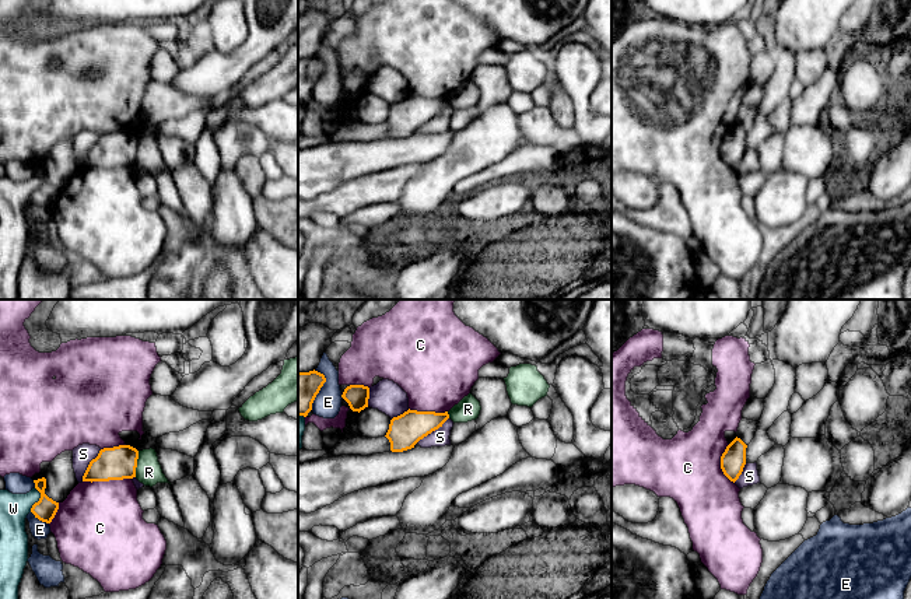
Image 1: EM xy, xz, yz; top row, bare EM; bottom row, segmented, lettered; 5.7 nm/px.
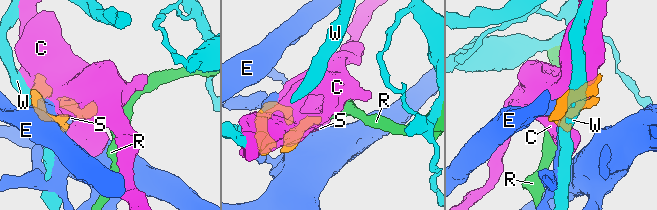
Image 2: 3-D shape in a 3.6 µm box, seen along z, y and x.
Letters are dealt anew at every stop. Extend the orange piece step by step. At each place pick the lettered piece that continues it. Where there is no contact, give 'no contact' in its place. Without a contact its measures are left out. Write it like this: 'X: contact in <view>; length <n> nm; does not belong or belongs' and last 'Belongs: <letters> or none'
C: contact in xy; length 280 nm; does not belong
E: contact in xy; length 130 nm; does not belong
R: contact in xy; length 150 nm; does not belong
S: contact in xz; length 240 nm; does not belong
W: contact in xy; length 150 nm; does not belong
Belongs: none

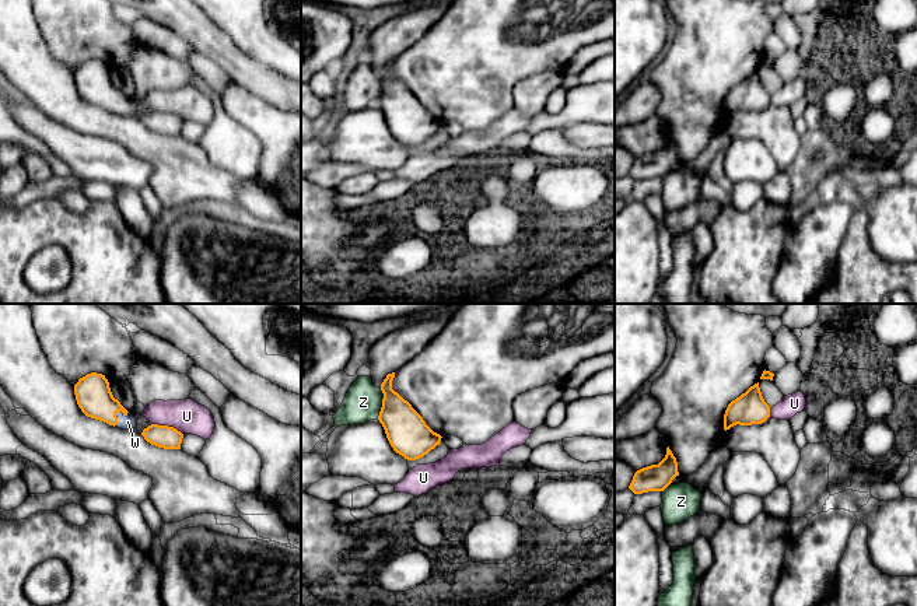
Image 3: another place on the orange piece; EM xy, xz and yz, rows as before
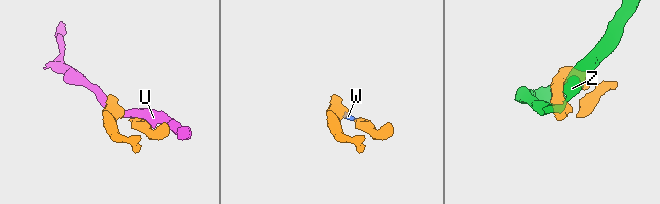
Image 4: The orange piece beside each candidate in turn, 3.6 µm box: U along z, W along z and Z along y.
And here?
U: contact in xy; length 200 nm; does not belong
W: contact in xy; length 130 nm; belongs
Z: contact in xz; length 120 nm; does not belong
Belongs: W

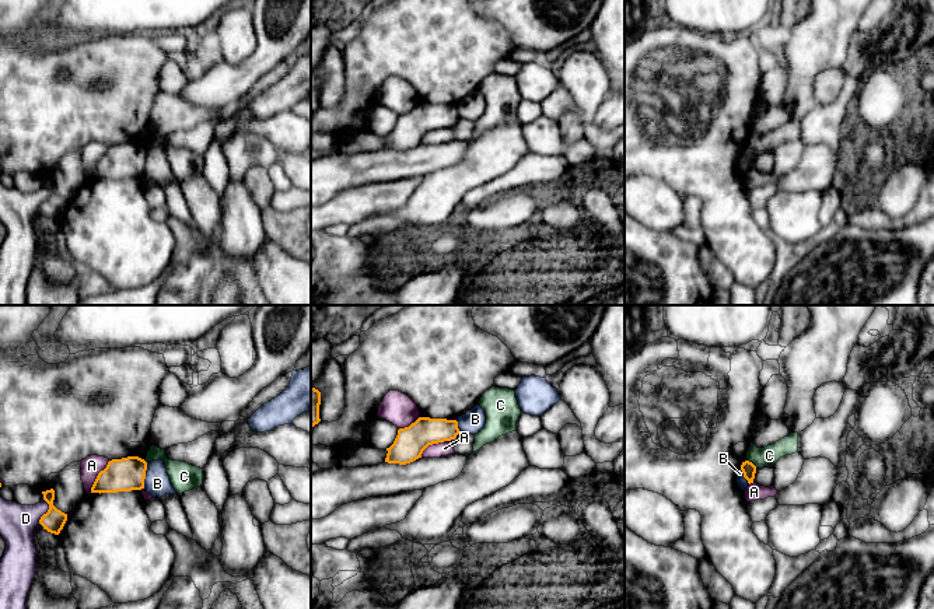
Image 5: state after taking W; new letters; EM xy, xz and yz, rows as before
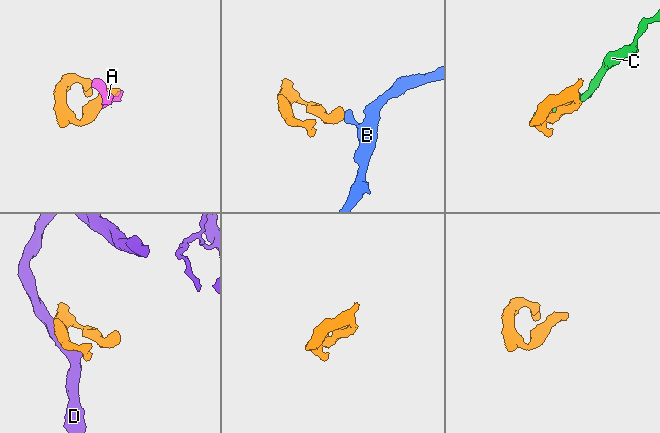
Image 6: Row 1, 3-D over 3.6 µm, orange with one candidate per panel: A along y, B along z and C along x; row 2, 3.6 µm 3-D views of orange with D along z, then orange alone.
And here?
A: contact in xz; length 220 nm; does not belong
B: contact in xy; length 150 nm; does not belong
C: contact in yz; length 80 nm; does not belong
D: contact in xy; length 150 nm; does not belong
Belongs: none

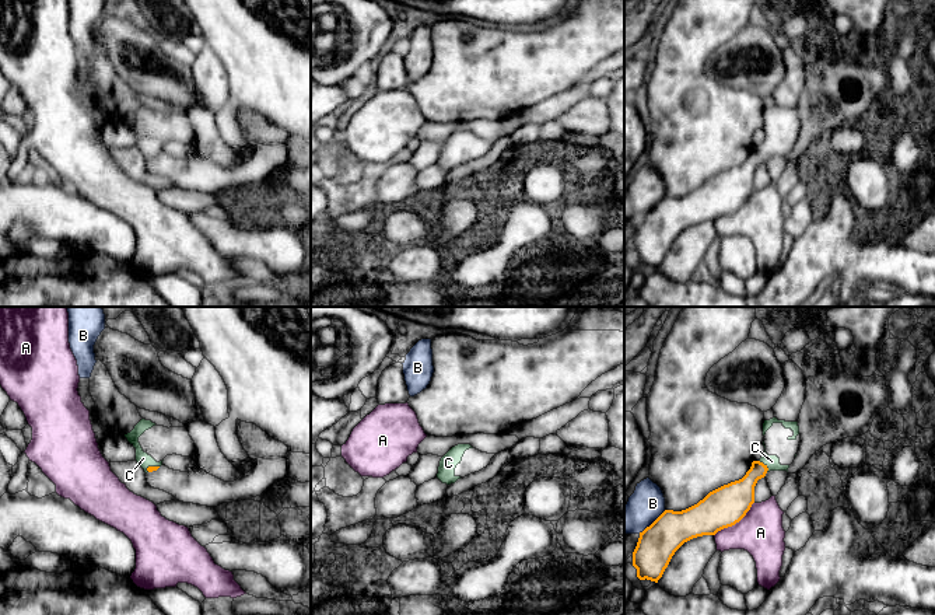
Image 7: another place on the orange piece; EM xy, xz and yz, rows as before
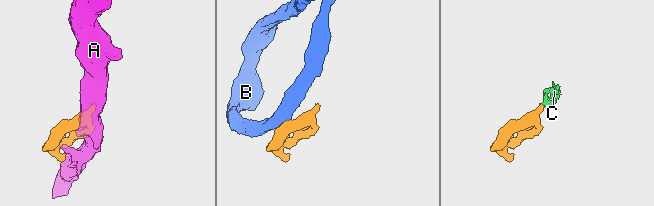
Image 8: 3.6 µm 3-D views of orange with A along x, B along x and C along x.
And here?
A: contact in yz; length 300 nm; does not belong
B: contact in yz; length 200 nm; does not belong
C: contact in yz; length 90 nm; belongs
Belongs: C

